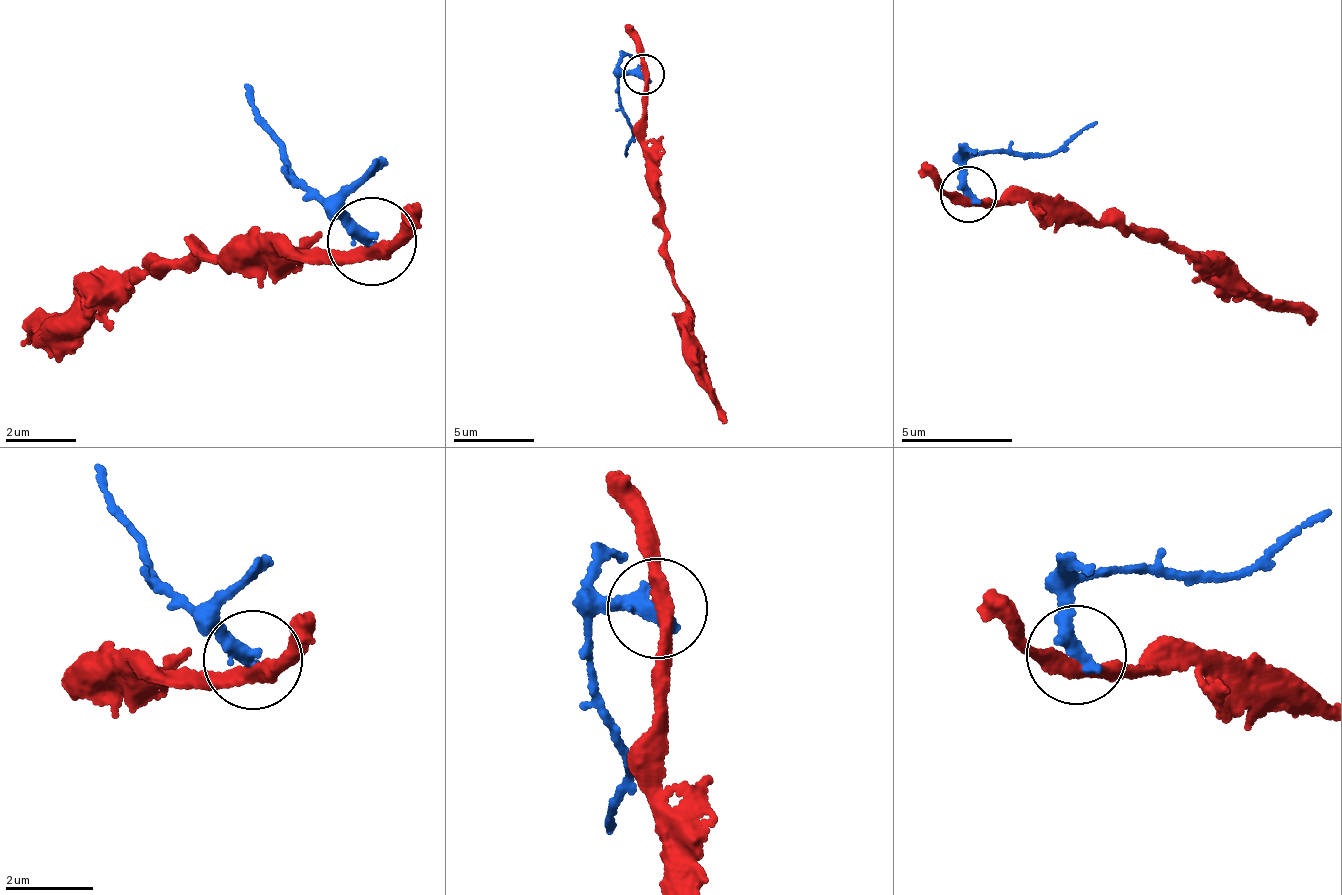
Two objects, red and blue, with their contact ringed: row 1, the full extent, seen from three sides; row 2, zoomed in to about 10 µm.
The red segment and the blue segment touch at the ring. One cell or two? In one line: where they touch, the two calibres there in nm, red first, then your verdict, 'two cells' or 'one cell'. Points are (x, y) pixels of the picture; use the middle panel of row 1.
place (643, 74); calibres 280 and 360 nm; two cells

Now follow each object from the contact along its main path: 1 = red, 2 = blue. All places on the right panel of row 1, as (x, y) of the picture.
1: (967, 199), (1013, 200), (1043, 215), (1082, 209), (1146, 236), (1161, 232), (1305, 321)
2: (967, 194), (969, 158), (1013, 145), (1055, 153), (1098, 125)

